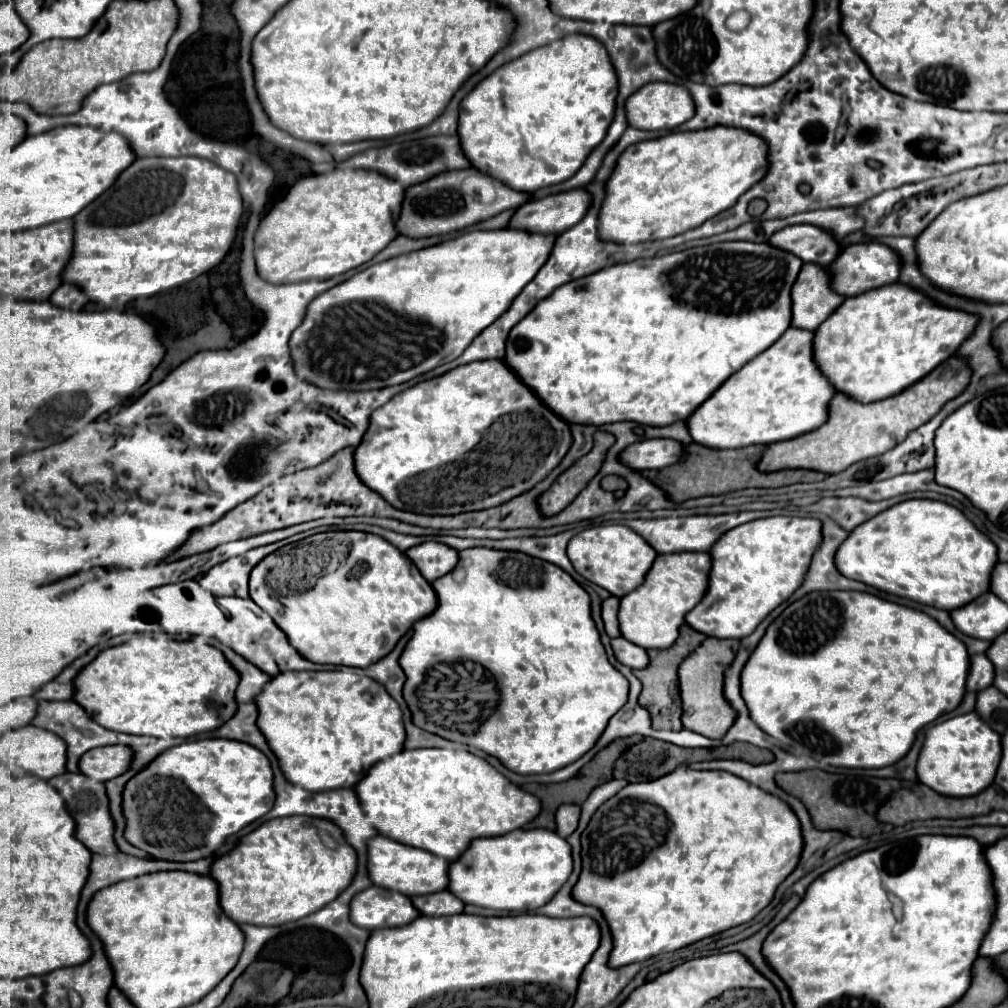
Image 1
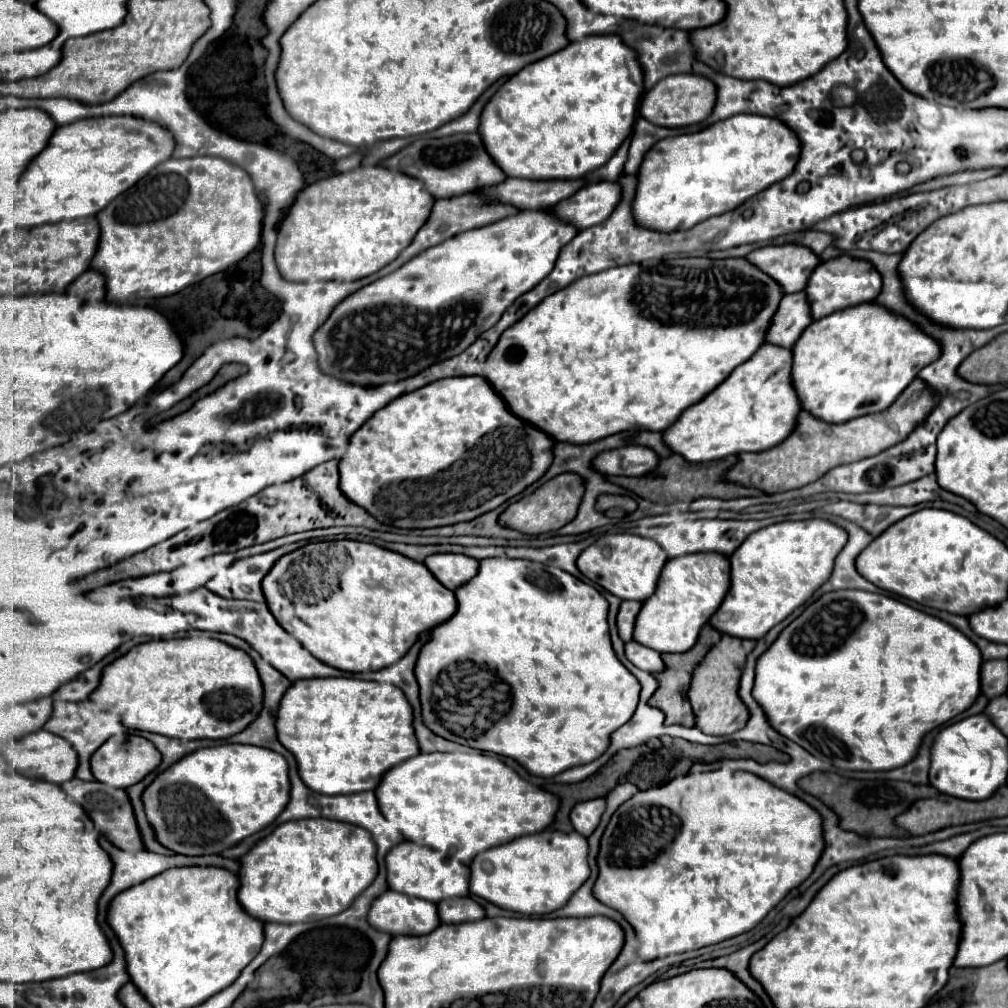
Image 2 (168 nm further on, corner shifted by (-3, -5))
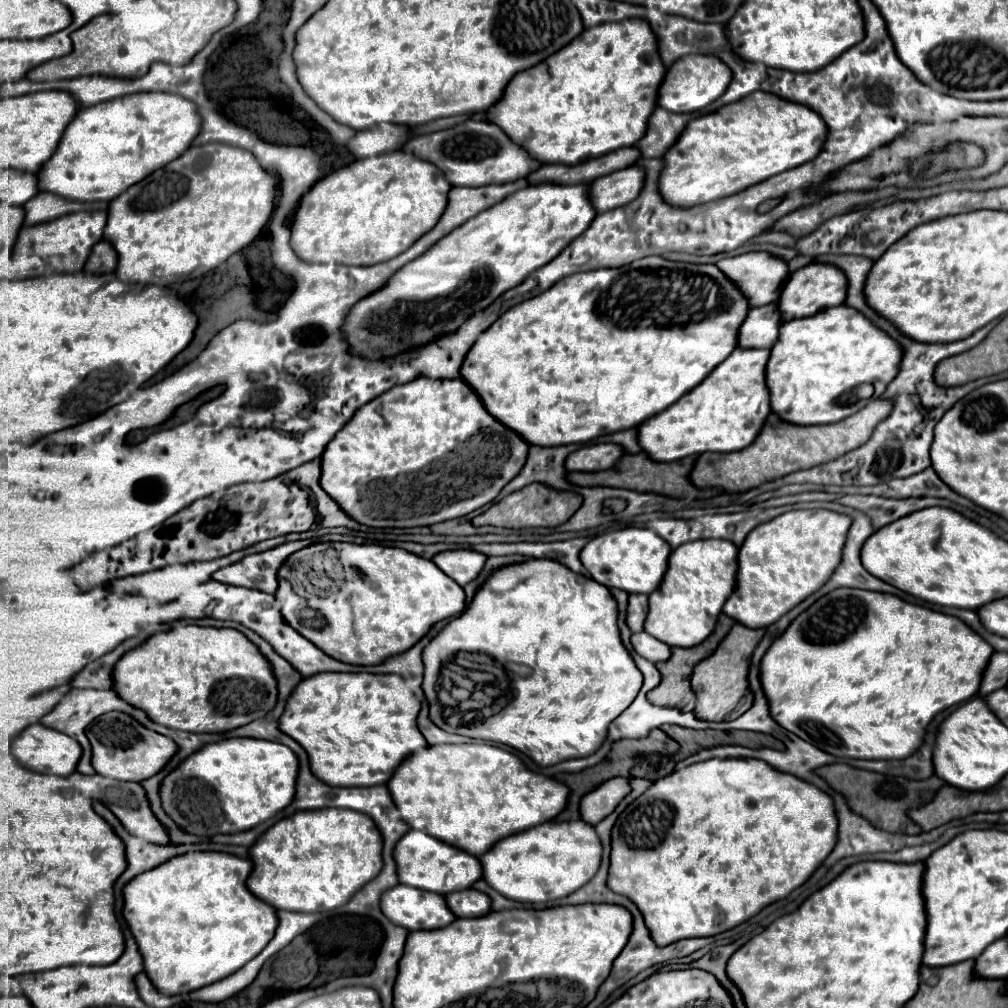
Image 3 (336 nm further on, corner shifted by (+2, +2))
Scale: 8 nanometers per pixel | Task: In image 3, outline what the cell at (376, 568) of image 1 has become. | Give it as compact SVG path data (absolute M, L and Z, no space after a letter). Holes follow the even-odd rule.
M326 542L326 544L312 544L296 554L292 554L286 564L278 572L278 592L276 598L282 606L282 616L286 622L324 650L328 656L358 666L380 664L394 654L402 654L410 650L428 630L446 618L452 618L464 610L464 590L458 586L450 576L446 576L432 560L420 558L412 552L404 552L402 548L388 548L378 544L356 546L344 542ZM304 554L336 554L336 574L324 578L304 578Z

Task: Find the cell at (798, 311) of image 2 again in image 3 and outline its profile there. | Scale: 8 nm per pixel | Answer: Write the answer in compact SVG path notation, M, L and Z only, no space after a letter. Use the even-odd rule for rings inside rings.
M776 304L752 308L740 326L740 348L772 348L778 340L780 312Z

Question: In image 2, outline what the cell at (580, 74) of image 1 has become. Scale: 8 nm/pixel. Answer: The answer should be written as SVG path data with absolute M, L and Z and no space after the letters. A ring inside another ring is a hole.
M615 35L583 37L511 75L483 107L479 135L493 163L497 163L507 177L525 177L531 181L581 179L601 167L629 135L641 89L643 73L635 51L623 45Z

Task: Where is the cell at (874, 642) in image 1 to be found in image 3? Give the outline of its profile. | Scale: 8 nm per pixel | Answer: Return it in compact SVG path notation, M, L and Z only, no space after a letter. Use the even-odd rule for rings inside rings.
M838 588L830 592L828 596L822 596L816 600L806 612L802 612L790 626L788 630L774 640L774 644L768 648L768 652L762 658L762 670L760 670L760 680L764 694L770 704L770 716L786 730L794 732L802 740L814 744L816 748L838 756L838 758L866 758L866 760L902 760L914 754L924 740L926 726L930 720L960 702L970 700L978 688L980 688L980 672L984 672L984 664L988 664L988 656L992 656L994 648L982 640L968 624L964 624L956 616L948 616L942 612L934 612L930 608L906 602L894 594L882 594L882 592L870 592L870 590L852 590L852 588Z

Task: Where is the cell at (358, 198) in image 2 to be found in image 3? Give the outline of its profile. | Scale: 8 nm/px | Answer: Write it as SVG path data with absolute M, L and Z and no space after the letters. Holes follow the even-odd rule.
M402 150L356 160L314 184L292 222L292 250L306 262L372 266L408 250L444 214L452 184L436 164Z

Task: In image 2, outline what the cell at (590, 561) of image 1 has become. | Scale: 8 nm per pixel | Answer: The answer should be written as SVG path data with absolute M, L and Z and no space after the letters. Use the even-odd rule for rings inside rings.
M613 533L603 534L593 545L589 545L579 555L577 567L587 579L601 585L615 597L645 601L649 595L653 595L665 561L665 551L661 551L661 547L653 539L645 539L631 533Z

